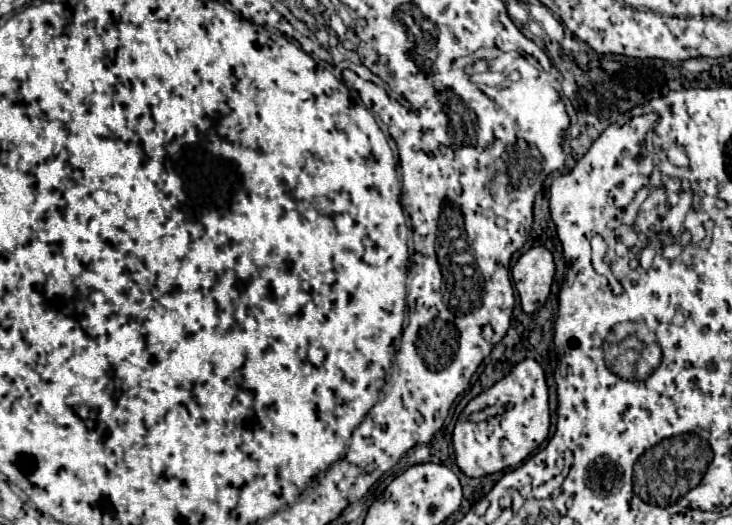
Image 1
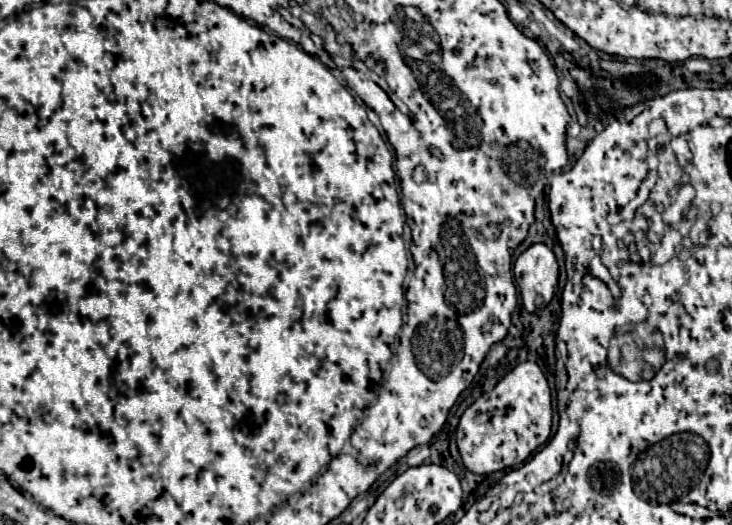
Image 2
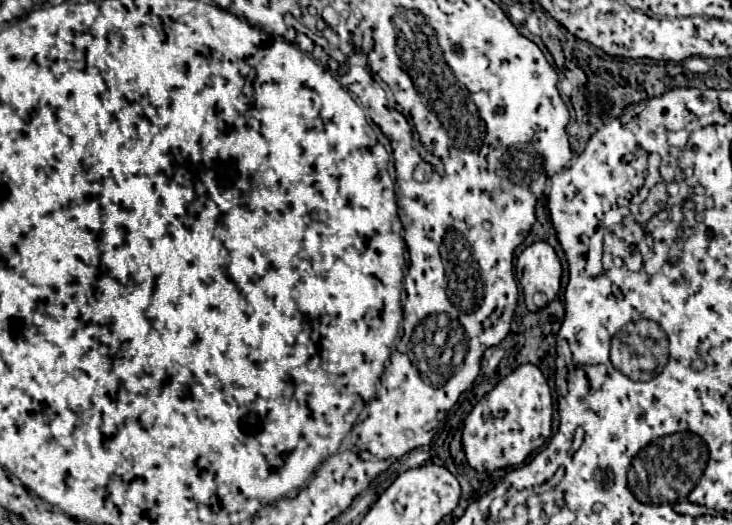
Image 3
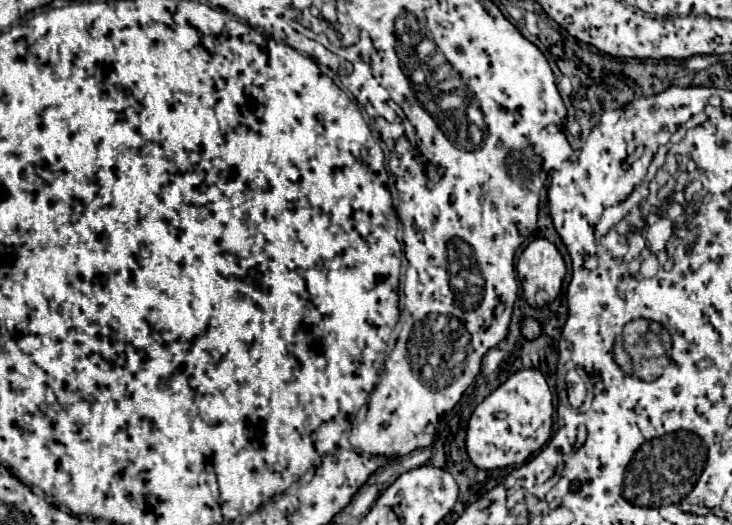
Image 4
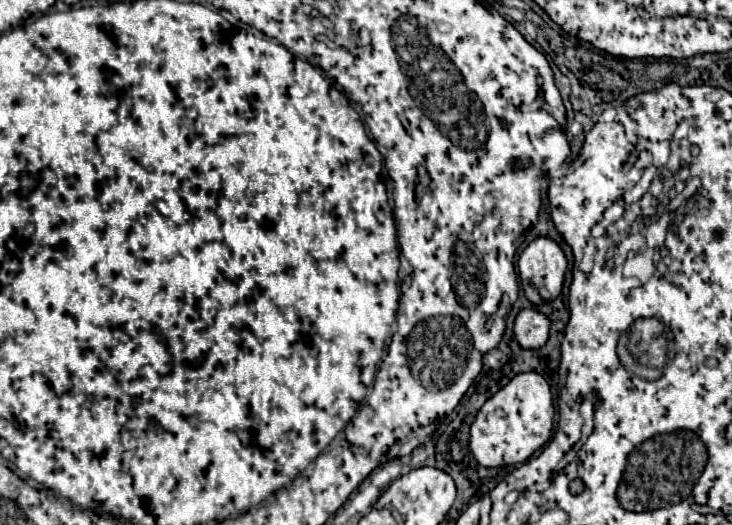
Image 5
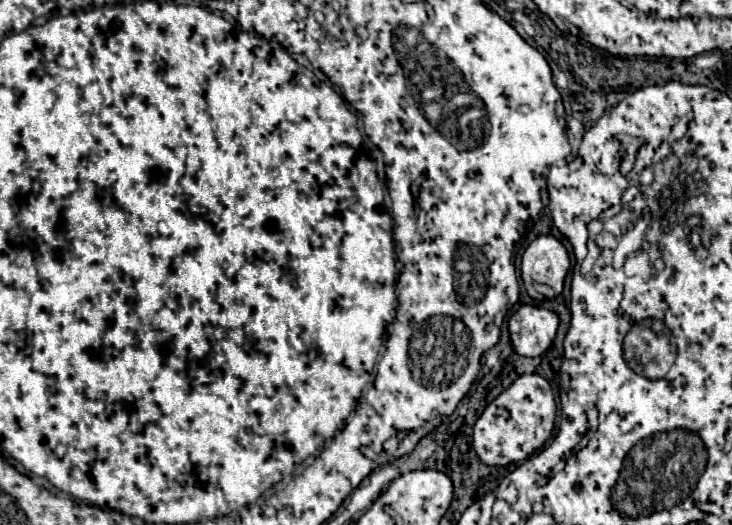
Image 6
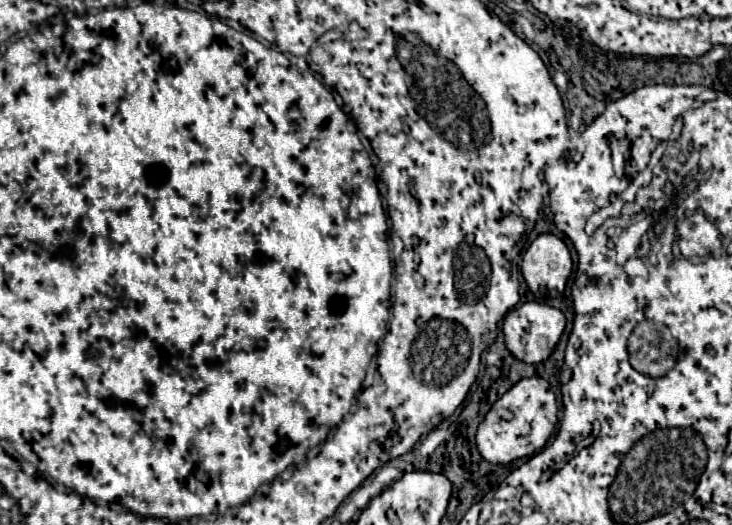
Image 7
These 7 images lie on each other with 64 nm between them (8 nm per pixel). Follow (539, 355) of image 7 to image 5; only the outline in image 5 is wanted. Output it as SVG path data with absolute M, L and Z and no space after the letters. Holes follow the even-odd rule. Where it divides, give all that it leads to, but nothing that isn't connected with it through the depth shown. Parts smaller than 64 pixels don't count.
M524 308L514 320L514 336L524 350L538 350L548 342L550 318L534 308Z

